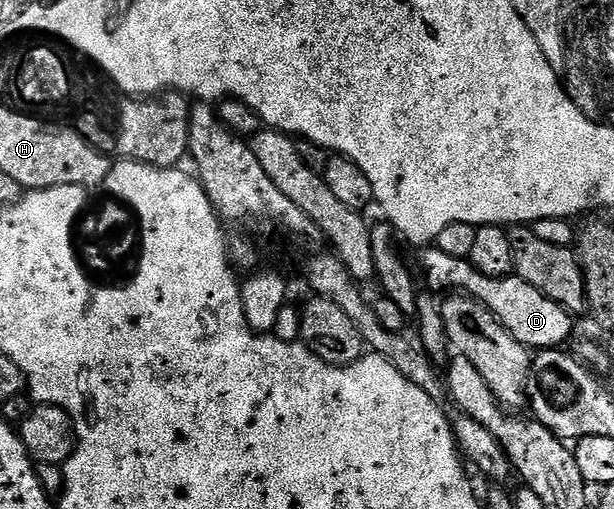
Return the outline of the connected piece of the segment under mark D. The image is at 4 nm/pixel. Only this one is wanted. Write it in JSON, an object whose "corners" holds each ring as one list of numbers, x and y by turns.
{"corners":[[423,248,420,249,423,250,419,254,419,270,418,273,421,275,423,273,423,278,425,281,427,281,427,286,426,289,431,292,440,292,439,290,443,290,442,292,462,292,464,294,470,294,472,298,478,298,479,301,485,303,485,305,491,309,495,315,497,316,497,320,499,323,501,323,502,326,505,327,506,330,516,340,521,343,521,345,530,348,532,351,538,352,541,350,550,350,552,348,559,348,562,347,564,344,562,343,563,341,566,340,567,337,570,336,571,334,571,322,573,322,572,315,567,313,567,310,563,306,559,306,557,303,555,303,553,300,549,300,549,296,545,296,541,292,537,292,537,288,533,288,533,284,525,284,525,280,521,280,520,278,514,277,514,276,508,276,505,278,490,278,489,276,485,276,481,272,477,272,473,268,473,264,466,258,454,258,453,256,445,256,445,252,441,252,437,248]]}

